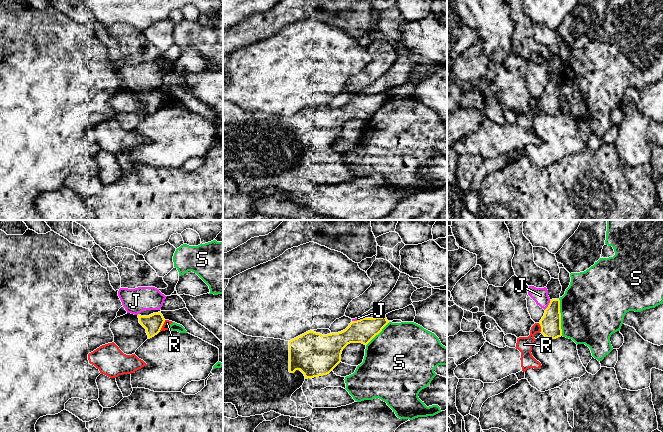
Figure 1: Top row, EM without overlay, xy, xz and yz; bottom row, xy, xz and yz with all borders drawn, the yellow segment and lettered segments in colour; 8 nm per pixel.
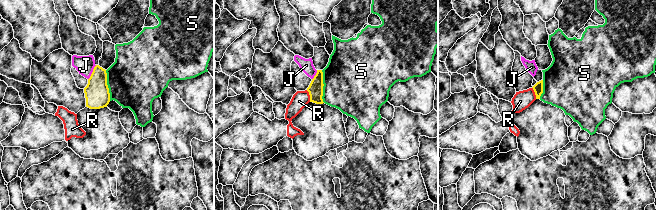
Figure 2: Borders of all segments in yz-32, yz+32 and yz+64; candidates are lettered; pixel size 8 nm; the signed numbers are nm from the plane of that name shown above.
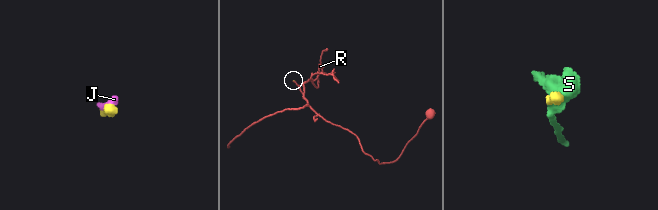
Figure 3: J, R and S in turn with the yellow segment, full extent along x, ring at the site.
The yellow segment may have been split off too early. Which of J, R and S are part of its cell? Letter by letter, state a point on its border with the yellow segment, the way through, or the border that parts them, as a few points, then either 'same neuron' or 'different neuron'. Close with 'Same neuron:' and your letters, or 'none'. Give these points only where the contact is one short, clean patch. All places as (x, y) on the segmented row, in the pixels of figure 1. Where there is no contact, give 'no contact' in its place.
J: yz (548, 305) | along yz (550, 300), (544, 309) | different neuron
R: xy (162, 325) | along xy (165, 320), (159, 331) | different neuron
S: yz (560, 317) | along yz (558, 299), (562, 335) | different neuron
Same neuron: none

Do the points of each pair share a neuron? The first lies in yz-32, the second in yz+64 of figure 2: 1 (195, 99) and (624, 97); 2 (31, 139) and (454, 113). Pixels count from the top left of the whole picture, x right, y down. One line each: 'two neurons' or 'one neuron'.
1: one neuron
2: two neurons

